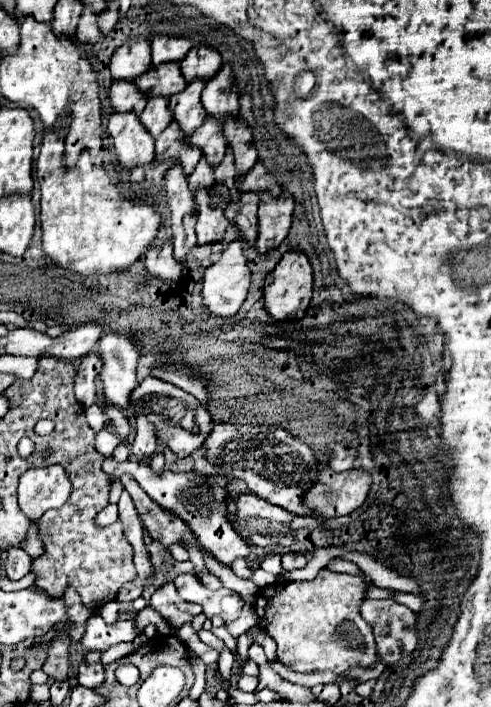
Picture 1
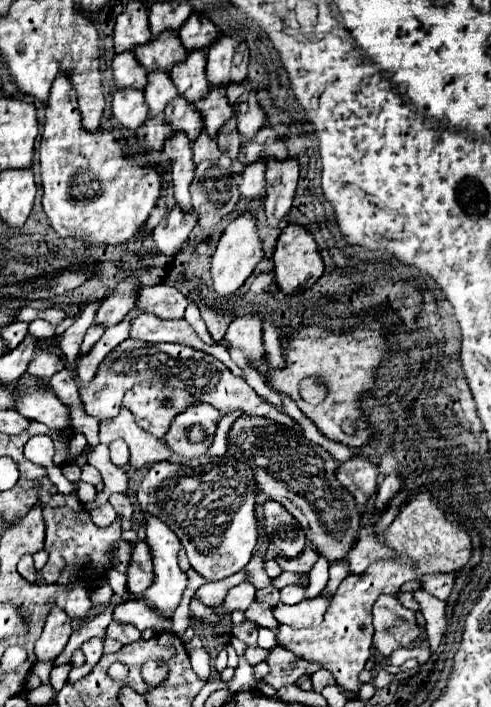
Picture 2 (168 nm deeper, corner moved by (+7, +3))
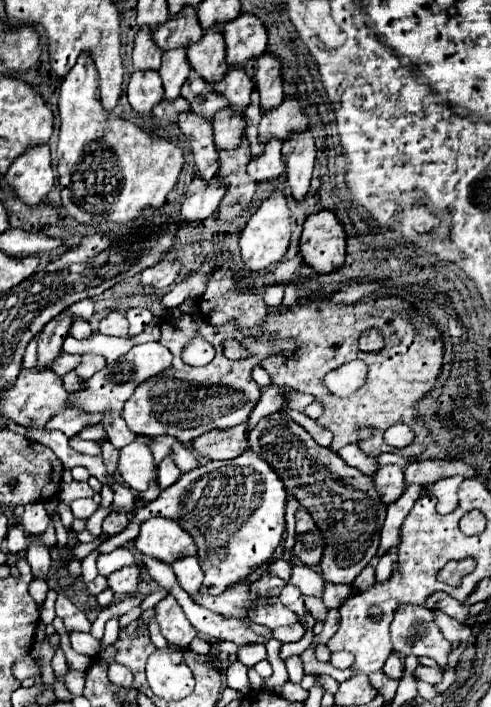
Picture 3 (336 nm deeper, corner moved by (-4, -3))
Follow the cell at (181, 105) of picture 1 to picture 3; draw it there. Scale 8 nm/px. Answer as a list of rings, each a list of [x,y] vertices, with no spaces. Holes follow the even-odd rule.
[[[212,26],[204,30],[204,38],[188,46],[188,60],[192,70],[202,74],[202,78],[208,82],[220,82],[220,78],[224,78],[224,70],[228,70],[222,28]]]

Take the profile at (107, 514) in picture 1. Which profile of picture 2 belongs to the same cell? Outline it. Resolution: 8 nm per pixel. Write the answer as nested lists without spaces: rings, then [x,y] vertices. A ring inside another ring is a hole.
[[[103,504],[103,506],[91,510],[91,518],[97,526],[107,526],[109,522],[113,522],[117,518],[117,512],[113,512],[111,504]]]

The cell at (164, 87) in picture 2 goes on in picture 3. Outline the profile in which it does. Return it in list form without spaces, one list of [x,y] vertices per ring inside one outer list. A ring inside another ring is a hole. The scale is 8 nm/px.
[[[180,46],[176,50],[166,50],[162,54],[160,76],[164,82],[166,100],[176,100],[180,96],[180,88],[188,74],[190,74],[190,64],[188,64],[188,56],[186,56],[186,48]]]

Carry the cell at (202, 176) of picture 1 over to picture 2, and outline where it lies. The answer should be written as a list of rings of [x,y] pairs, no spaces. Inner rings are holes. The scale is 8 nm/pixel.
[[[205,132],[193,144],[193,164],[199,164],[203,160],[219,160],[219,148],[213,140],[209,140],[209,136],[205,136]]]

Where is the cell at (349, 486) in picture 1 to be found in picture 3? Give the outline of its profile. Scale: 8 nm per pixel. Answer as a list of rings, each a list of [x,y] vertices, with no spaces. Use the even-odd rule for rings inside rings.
[[[390,464],[388,466],[380,466],[380,470],[372,478],[374,478],[376,490],[384,496],[386,504],[396,502],[406,490],[404,468],[400,468],[400,466],[390,466]]]

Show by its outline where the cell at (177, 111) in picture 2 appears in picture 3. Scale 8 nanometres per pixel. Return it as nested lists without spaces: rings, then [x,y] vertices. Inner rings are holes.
[[[190,70],[184,88],[182,88],[182,96],[190,102],[192,112],[204,114],[204,118],[212,118],[218,110],[222,110],[228,100],[214,90],[214,84],[206,82],[198,72]]]

